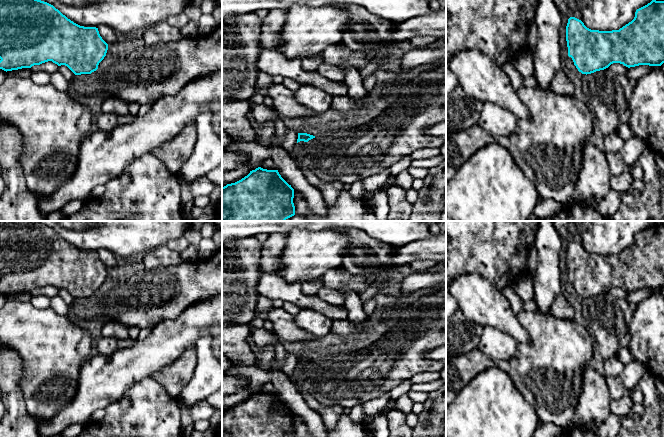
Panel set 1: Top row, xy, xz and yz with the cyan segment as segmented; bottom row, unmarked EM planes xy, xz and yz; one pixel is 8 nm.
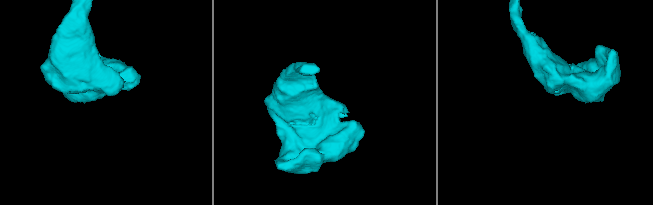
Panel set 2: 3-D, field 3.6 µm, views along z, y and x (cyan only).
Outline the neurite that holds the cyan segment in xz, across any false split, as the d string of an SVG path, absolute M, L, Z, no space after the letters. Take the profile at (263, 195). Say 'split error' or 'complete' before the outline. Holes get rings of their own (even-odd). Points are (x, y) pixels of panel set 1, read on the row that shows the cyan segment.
complete; M261 167L241 180L222 187L222 221L285 221L295 215L294 189L278 170Z

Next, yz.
complete; M652 0L637 9L634 19L619 30L591 30L581 20L570 17L566 26L566 41L568 56L572 58L574 65L582 74L604 70L613 63L620 63L628 68L639 65L661 66L664 63L664 1Z

